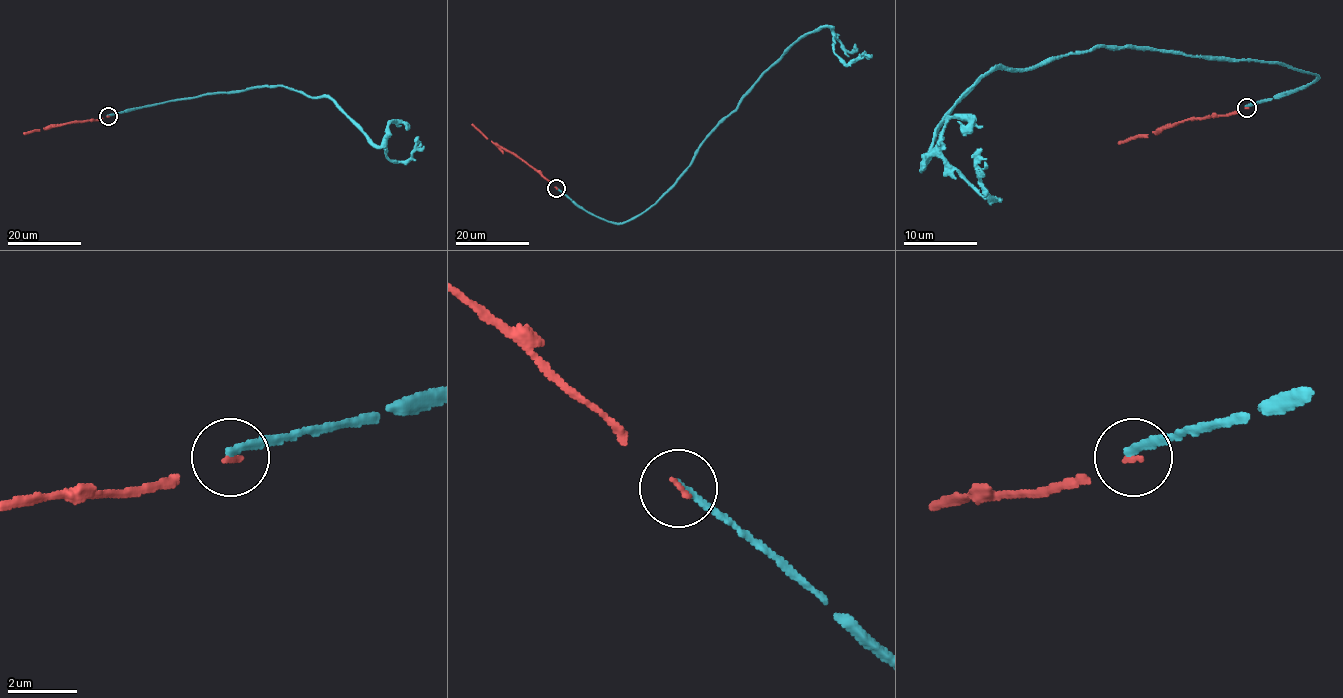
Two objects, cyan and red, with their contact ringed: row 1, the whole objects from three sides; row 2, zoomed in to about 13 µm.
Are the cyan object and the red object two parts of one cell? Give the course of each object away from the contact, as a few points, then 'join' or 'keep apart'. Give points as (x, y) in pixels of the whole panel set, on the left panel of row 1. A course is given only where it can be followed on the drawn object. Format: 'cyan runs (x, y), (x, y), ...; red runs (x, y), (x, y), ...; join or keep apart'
cyan runs (107, 116), (284, 85), (329, 96), (375, 144), (385, 140), (390, 160), (406, 162), (418, 136); red runs (107, 116), (24, 133); keep apart

